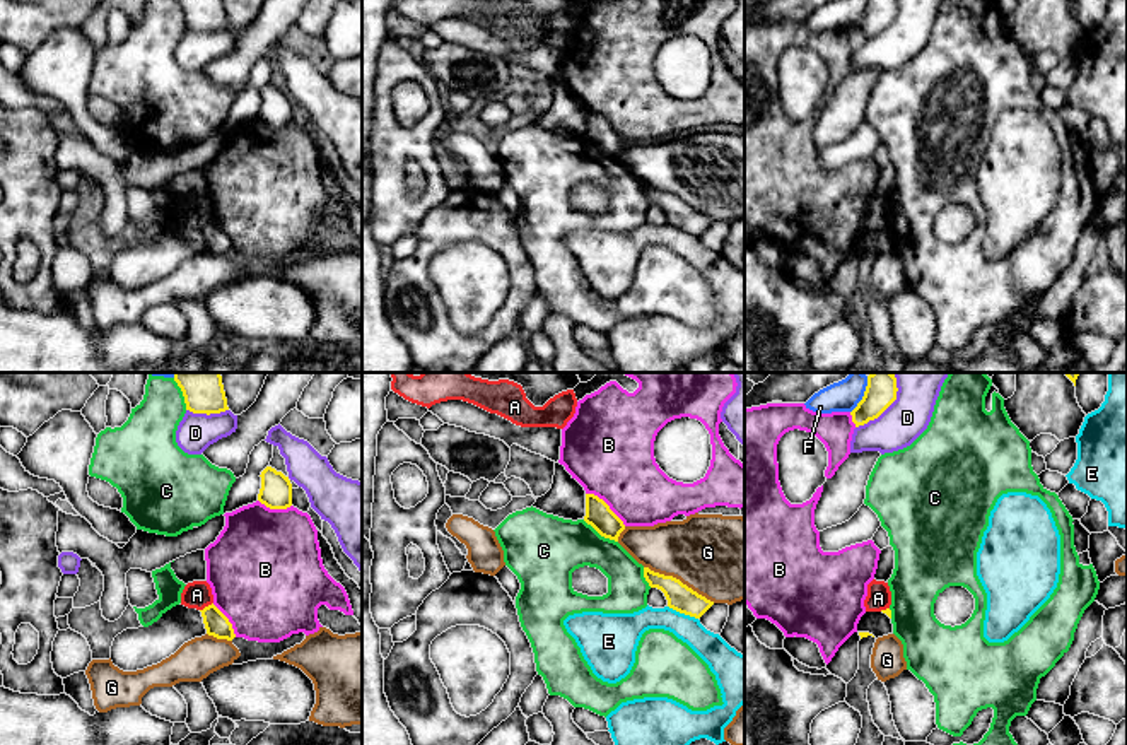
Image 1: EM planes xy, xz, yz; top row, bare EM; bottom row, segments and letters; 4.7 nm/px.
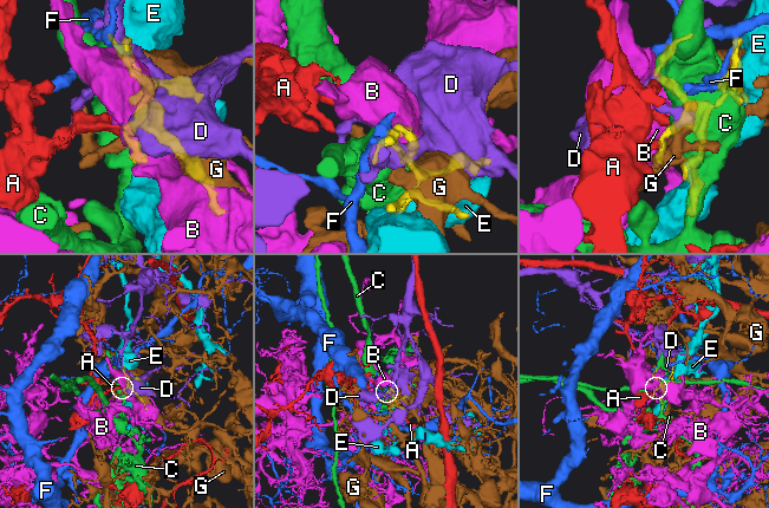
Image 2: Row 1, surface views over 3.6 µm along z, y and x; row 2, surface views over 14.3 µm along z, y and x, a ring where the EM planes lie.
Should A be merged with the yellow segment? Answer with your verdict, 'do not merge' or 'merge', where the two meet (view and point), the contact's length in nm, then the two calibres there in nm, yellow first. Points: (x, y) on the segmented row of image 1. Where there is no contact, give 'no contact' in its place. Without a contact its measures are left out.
do not merge; contact xy (205, 607); length 80 nm; calibres 110 and 130 nm

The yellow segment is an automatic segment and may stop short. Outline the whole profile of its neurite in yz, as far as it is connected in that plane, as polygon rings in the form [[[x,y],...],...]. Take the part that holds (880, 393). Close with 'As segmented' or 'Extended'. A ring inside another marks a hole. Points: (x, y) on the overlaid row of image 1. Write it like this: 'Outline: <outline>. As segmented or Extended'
Outline: [[[871,372],[862,400],[850,412],[855,427],[878,419],[896,400],[896,391],[893,372]]]. As segmented

